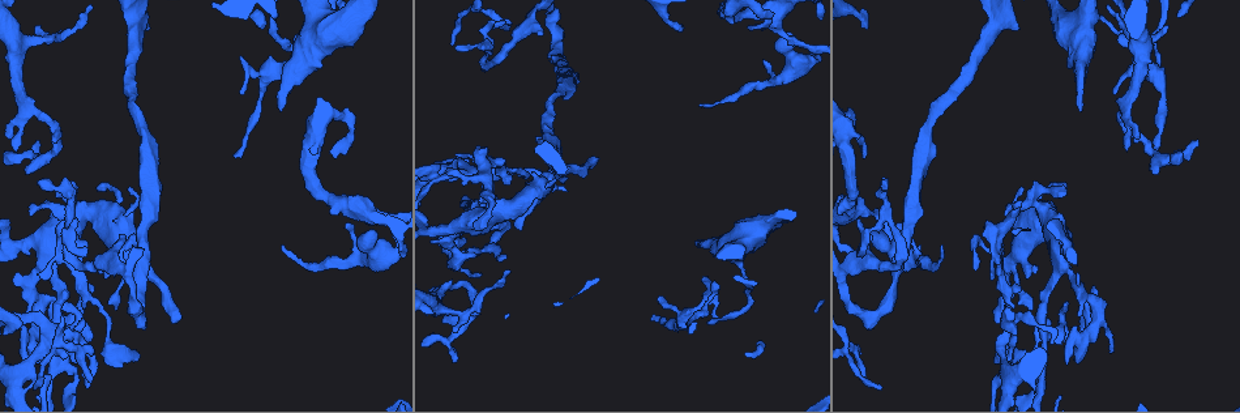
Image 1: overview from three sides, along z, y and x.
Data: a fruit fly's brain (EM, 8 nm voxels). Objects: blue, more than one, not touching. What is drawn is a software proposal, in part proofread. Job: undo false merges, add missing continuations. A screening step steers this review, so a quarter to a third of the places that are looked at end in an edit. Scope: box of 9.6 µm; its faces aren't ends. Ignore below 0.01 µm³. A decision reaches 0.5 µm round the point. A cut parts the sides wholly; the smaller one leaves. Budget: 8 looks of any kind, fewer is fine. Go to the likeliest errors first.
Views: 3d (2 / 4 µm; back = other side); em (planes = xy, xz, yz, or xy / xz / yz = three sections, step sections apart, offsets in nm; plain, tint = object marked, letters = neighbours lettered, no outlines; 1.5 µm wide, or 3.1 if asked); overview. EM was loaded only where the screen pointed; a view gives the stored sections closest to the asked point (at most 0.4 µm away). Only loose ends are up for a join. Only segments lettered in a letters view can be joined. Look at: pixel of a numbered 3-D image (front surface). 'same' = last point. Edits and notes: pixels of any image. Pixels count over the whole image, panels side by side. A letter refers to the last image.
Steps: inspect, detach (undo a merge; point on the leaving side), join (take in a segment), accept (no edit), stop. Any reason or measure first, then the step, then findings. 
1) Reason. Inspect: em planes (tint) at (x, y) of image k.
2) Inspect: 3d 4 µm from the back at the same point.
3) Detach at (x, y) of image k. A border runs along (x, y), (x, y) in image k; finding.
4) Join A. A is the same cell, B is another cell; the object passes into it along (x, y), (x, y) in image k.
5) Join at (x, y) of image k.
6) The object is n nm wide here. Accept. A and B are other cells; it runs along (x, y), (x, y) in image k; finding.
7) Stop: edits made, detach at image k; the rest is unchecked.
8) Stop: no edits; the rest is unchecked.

Thin end. Inspect: 3d 2 µm from the back at (232, 154) of image 1.

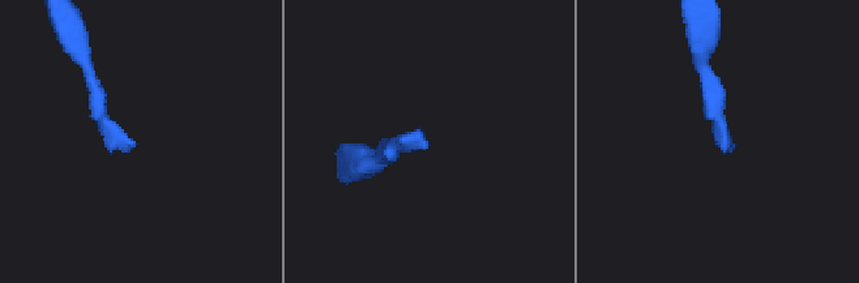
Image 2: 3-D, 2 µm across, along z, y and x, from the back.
Inspect: em planes (letters) at (132, 141) of image 2.

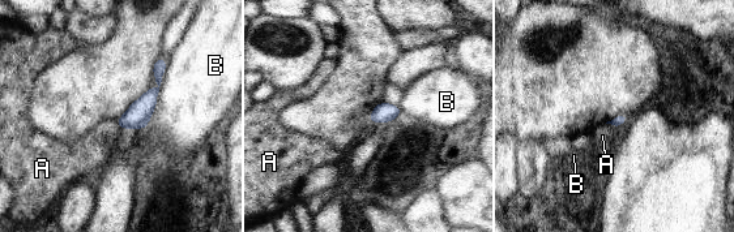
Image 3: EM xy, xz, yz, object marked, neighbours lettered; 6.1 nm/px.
Accept. A and B are other cells; a border runs along (605, 123), (615, 127) in image 3; no lettered segment goes on from it.

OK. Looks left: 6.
Inspect: 3d 2 µm at (433, 178) of image 1.

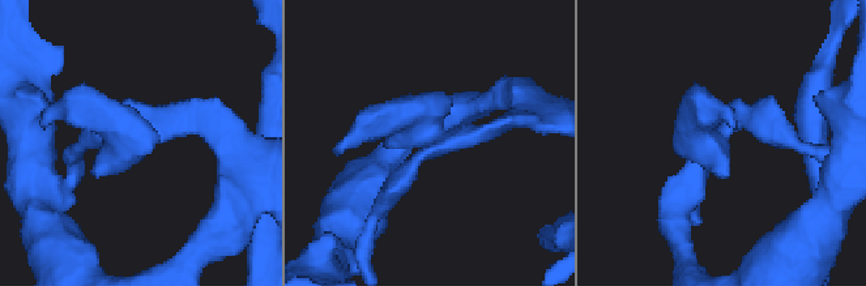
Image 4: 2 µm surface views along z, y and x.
Inspect: em yz step 4 (letters) at (144, 123) of image 4.

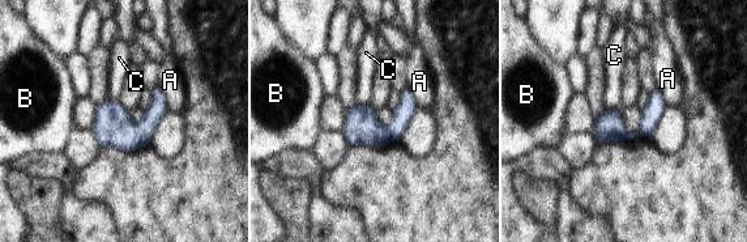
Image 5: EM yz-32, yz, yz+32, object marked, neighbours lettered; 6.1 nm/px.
Accept. A, B and C are other cells; a border runs along (605, 109), (620, 110) in image 5; one neuron here.

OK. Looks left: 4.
Sharp bend. Inspect: 3d 4 µm at (139, 320) of image 1.

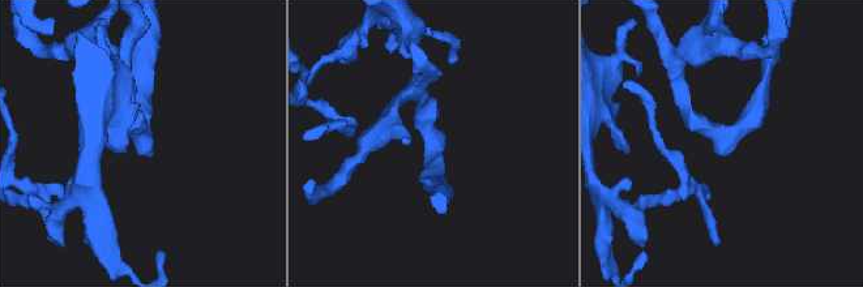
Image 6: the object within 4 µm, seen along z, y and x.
The arms are 170, 220 nm wide. Inspect: em yz step 8 (tint) at (435, 138) of image 6.

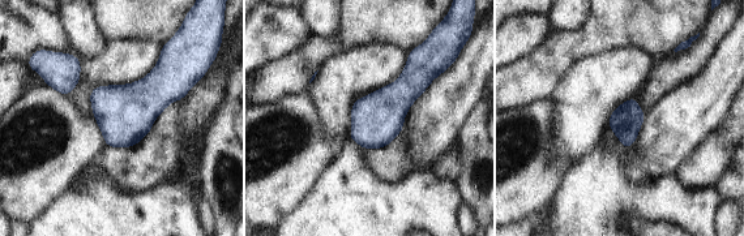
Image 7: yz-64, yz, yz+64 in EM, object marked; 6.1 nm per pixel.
Another direction. Inspect: em planes (letters) at the same point.

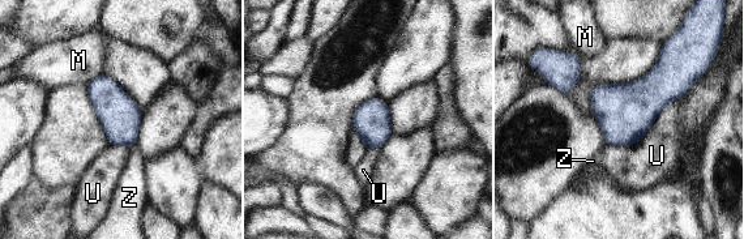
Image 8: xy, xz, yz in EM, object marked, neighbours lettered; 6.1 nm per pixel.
The object is 240 nm wide here. Accept. M, U and Z are other cells; a border runs along (135, 143), (128, 148) in image 8; one neuron here.

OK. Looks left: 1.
Stop: no edits; the rest is unchecked.

